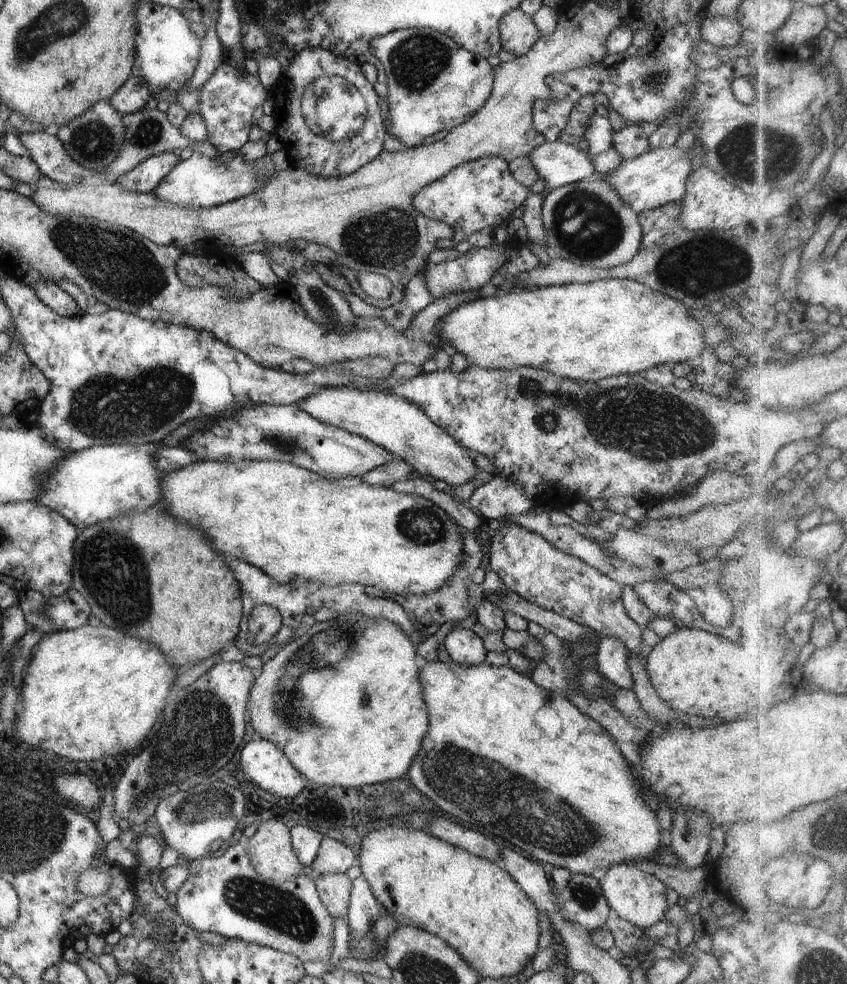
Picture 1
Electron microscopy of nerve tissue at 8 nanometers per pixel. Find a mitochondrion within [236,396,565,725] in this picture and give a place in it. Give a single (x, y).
(421, 526)

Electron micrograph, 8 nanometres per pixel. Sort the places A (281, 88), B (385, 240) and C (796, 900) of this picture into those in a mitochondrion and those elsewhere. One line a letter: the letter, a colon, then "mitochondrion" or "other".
A: other
B: mitochondrion
C: other

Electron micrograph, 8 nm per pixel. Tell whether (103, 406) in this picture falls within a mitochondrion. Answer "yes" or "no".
yes

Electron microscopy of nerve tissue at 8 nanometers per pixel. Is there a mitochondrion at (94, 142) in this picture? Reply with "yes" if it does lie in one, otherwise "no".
yes

